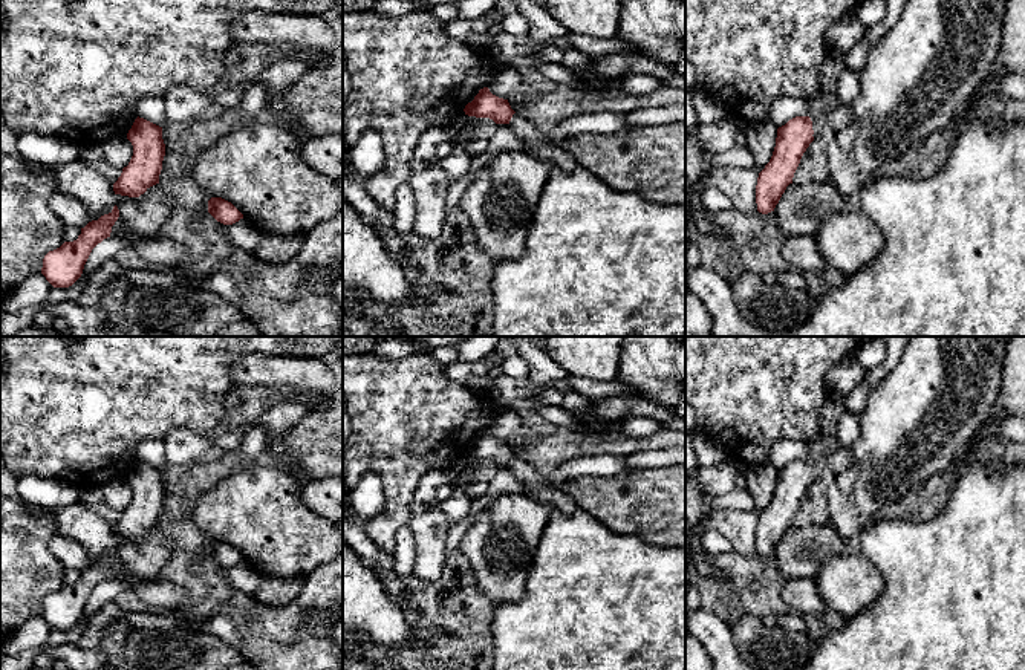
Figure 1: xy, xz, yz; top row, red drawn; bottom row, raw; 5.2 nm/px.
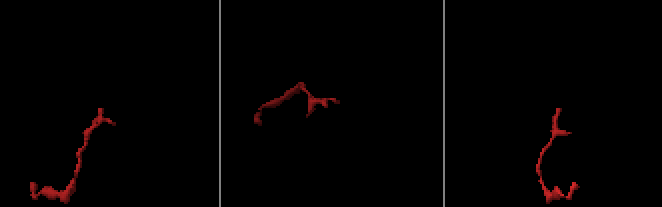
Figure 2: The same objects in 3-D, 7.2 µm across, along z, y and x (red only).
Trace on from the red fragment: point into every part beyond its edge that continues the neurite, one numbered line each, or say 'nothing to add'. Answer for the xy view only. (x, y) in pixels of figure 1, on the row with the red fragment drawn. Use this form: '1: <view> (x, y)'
nothing to add

